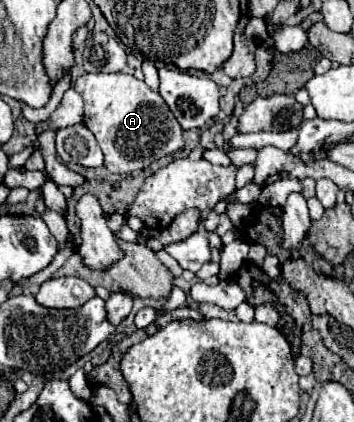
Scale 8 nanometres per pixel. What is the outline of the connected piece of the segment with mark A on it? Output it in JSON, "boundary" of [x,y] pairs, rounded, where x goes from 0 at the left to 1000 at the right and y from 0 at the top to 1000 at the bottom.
{"boundary":[[[240,173],[206,206],[240,239],[234,291],[268,320],[308,410],[364,415],[517,353],[517,306],[460,230],[364,173]]]}

